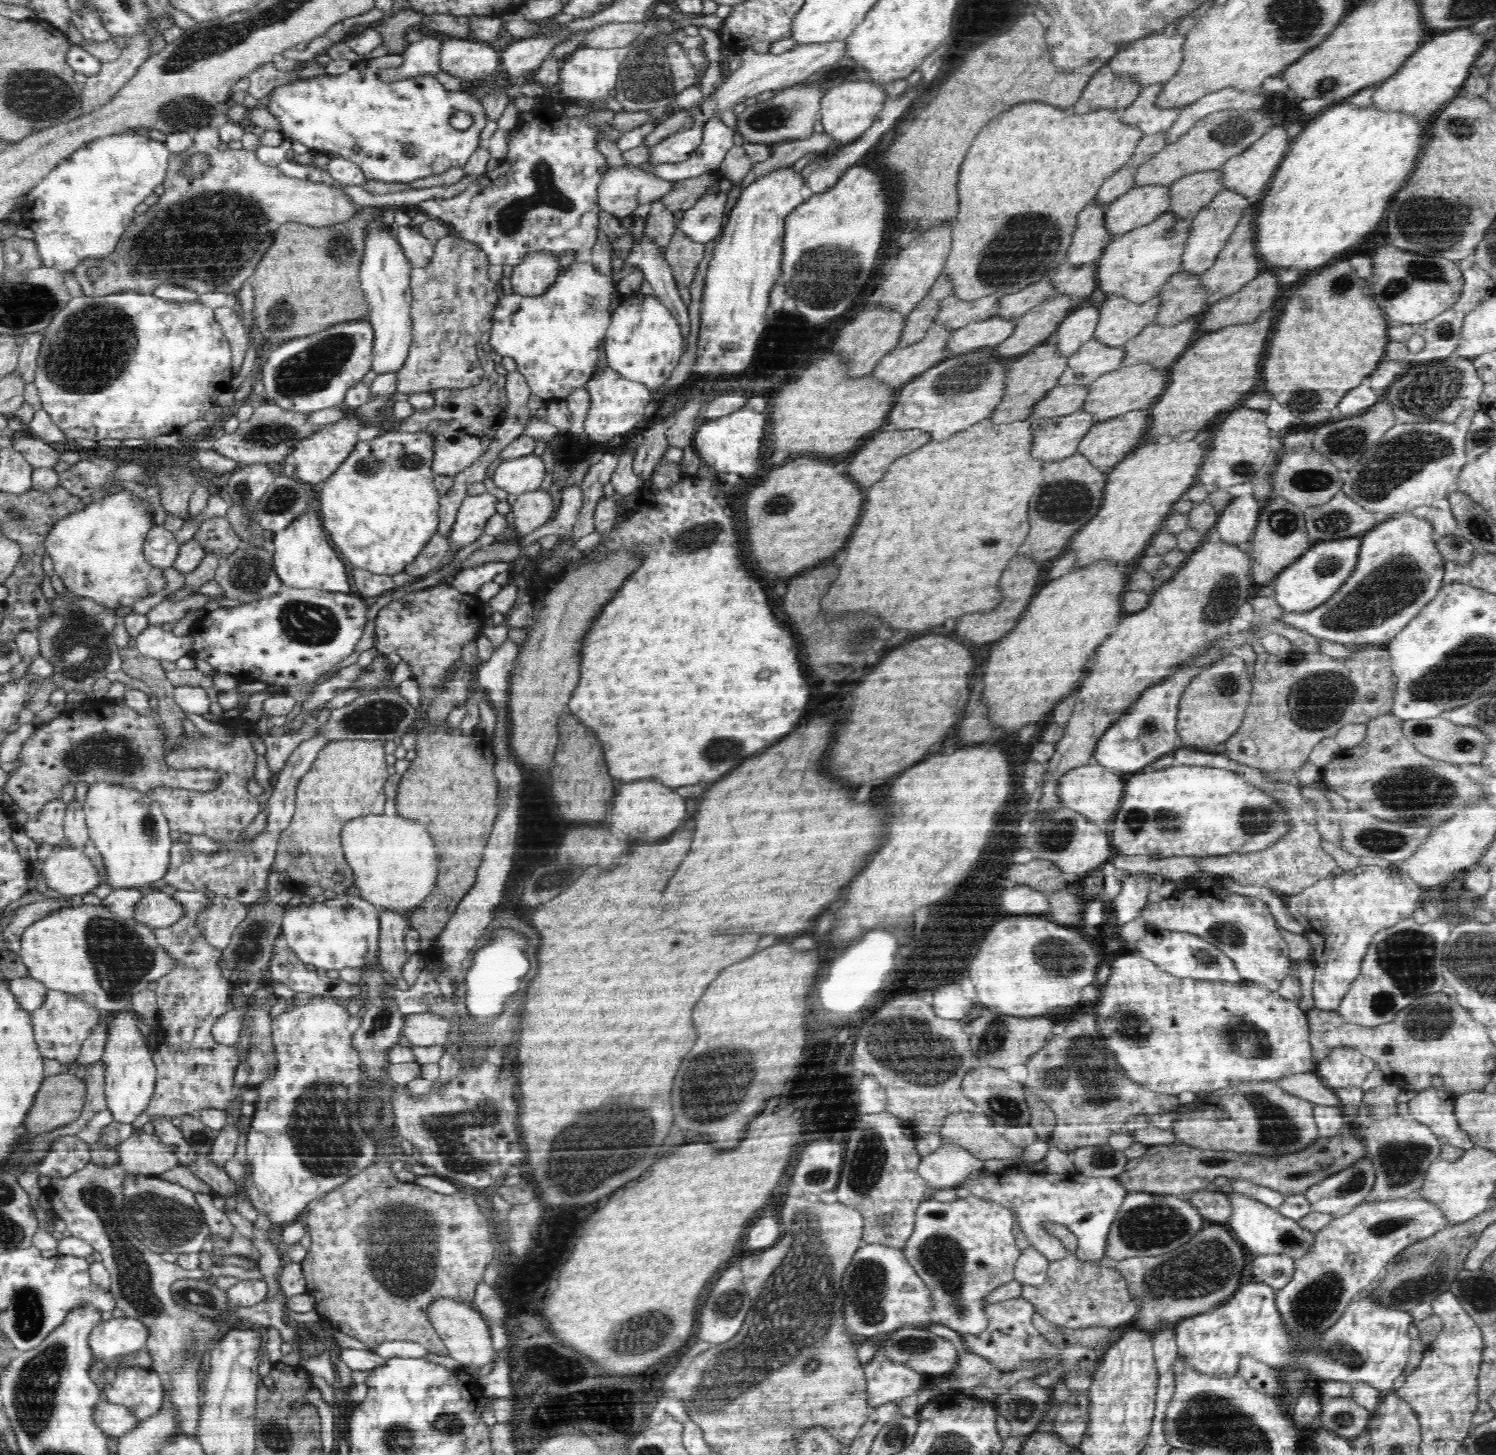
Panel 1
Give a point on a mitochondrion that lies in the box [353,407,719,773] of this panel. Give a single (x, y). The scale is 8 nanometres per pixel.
(412, 461)

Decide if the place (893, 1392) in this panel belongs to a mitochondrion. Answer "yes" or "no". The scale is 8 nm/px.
no

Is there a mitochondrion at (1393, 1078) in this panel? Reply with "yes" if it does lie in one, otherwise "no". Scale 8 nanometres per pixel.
no

